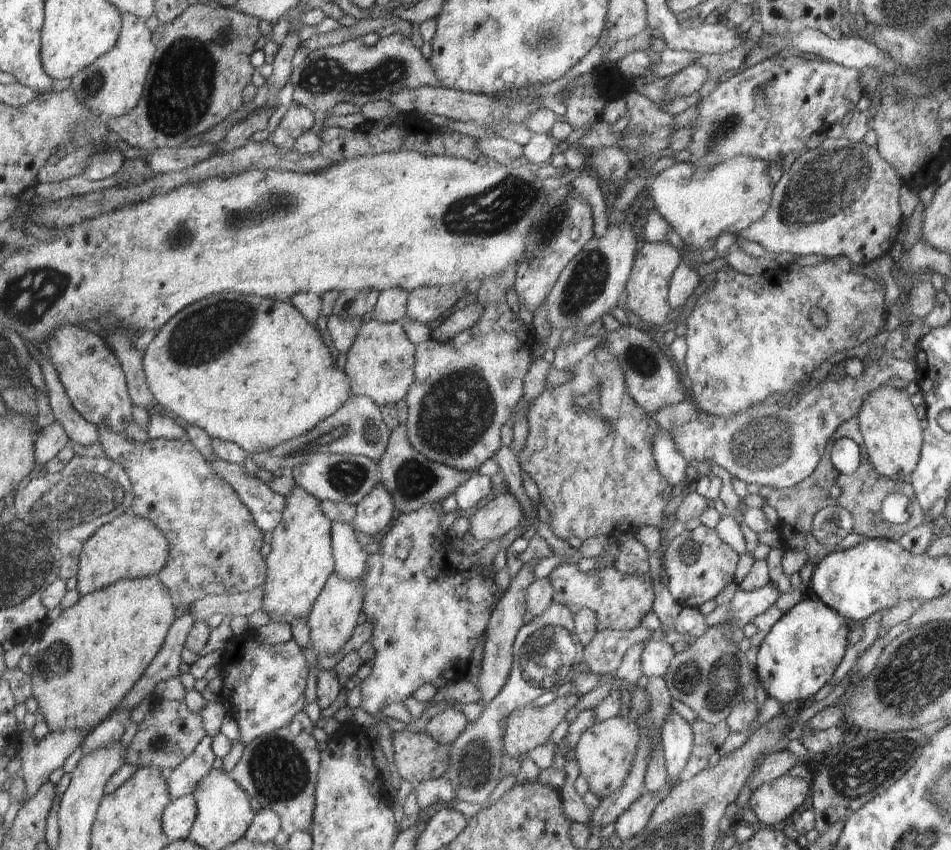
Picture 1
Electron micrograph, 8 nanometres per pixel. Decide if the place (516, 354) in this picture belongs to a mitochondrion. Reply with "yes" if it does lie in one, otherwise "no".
no

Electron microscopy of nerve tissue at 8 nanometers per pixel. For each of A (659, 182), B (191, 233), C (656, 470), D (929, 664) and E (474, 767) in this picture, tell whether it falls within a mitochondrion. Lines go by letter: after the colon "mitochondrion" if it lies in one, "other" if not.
A: other
B: mitochondrion
C: other
D: mitochondrion
E: mitochondrion

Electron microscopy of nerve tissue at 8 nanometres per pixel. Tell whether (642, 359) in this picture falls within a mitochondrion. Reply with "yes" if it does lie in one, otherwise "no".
yes

